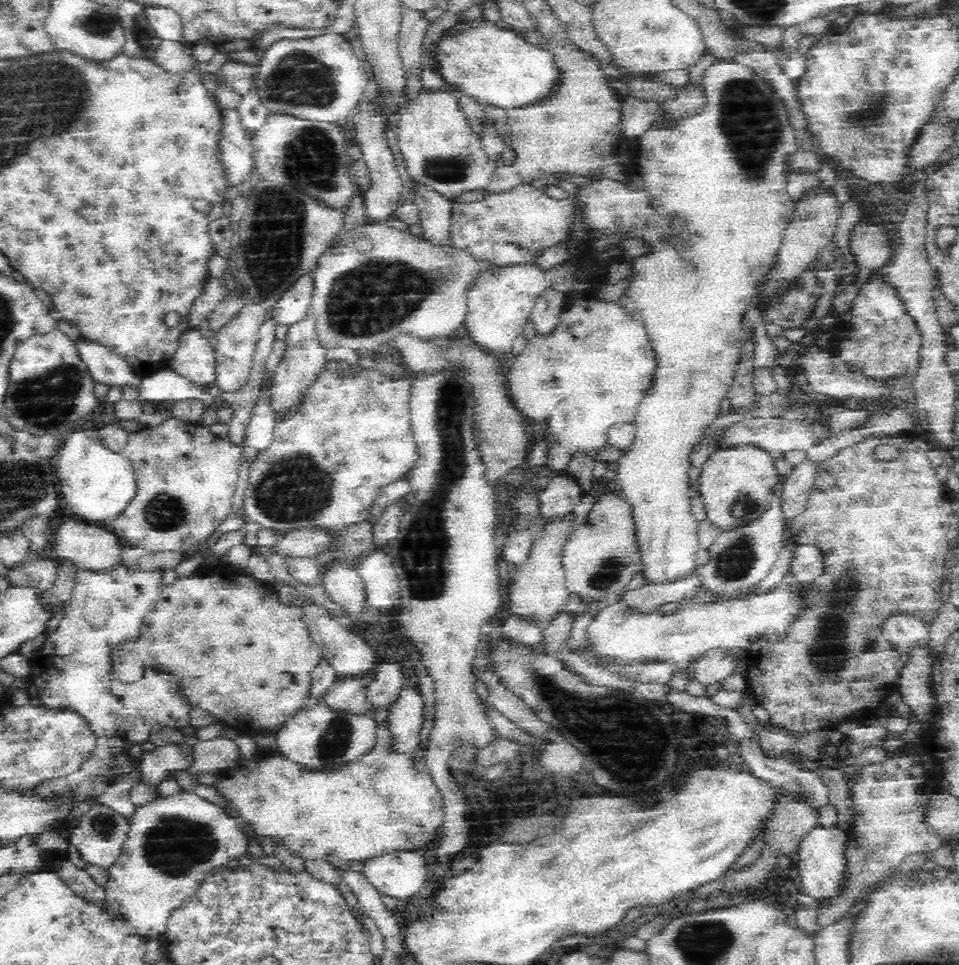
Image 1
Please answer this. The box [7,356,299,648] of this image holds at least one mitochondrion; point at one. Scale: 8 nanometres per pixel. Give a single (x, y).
(41, 400)

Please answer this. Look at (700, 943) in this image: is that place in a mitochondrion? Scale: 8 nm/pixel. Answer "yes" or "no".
yes

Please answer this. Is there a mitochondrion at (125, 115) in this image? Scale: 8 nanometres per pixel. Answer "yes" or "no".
no

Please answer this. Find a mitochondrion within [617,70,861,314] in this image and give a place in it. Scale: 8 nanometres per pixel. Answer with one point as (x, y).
(748, 124)

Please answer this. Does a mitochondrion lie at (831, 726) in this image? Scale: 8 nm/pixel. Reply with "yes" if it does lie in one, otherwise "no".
no

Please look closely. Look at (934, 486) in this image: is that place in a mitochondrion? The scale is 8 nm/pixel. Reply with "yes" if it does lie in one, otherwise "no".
no

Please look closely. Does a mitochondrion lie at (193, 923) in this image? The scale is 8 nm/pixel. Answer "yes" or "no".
no

